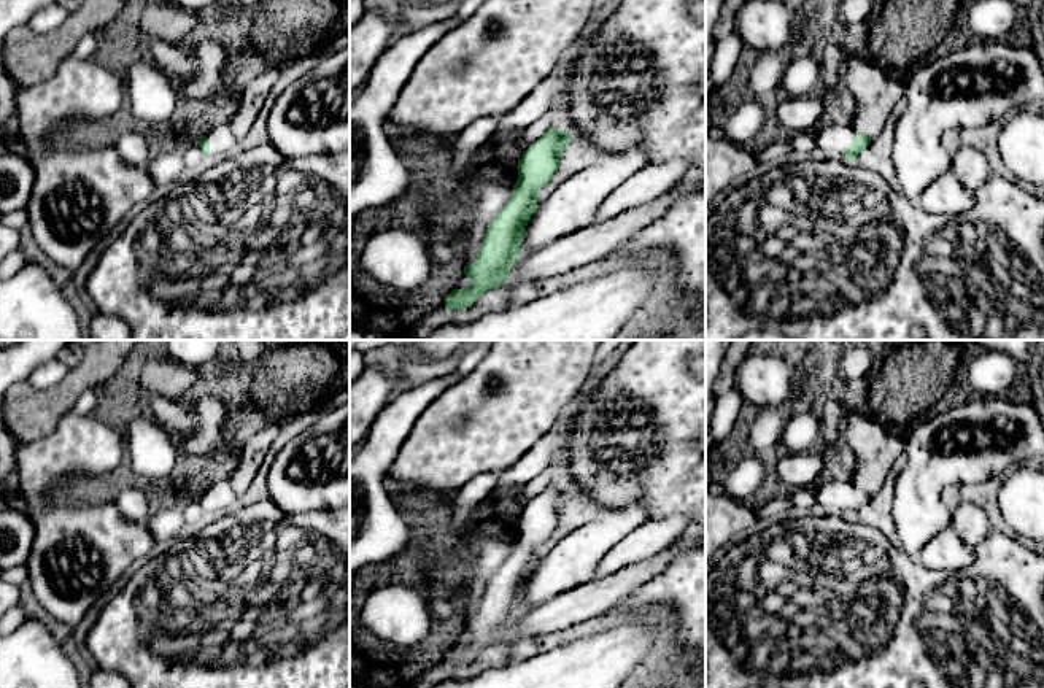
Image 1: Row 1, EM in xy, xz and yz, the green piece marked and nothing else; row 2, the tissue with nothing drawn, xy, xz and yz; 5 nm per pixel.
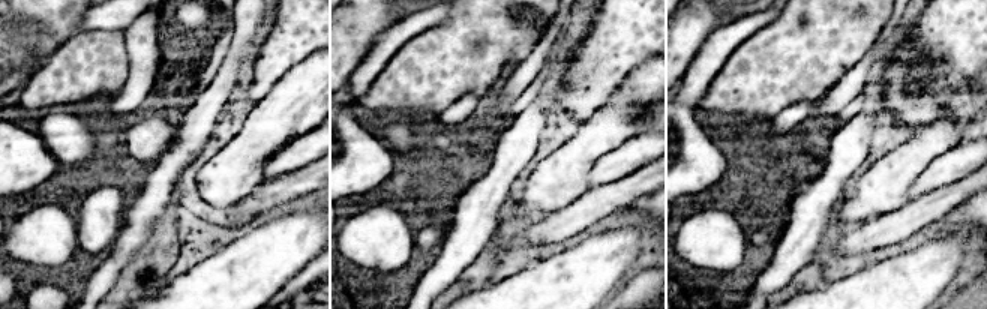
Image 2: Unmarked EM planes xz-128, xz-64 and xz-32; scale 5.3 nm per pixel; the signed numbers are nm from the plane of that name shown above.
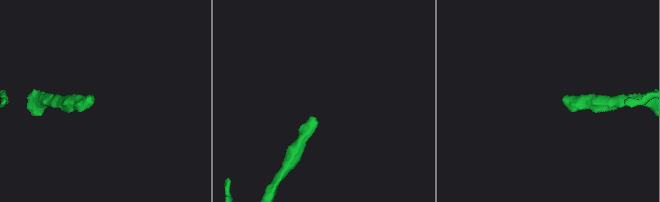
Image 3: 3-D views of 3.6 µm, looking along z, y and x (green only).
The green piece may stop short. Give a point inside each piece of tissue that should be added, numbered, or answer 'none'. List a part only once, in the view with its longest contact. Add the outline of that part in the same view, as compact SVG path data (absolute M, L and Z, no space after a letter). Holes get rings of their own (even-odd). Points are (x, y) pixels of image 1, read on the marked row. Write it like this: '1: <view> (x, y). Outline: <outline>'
1: yz (831, 139). Outline: M826 122L817 132L810 133L817 141L817 148L810 153L807 159L812 160L847 160L844 148L849 148L855 130L847 126Z

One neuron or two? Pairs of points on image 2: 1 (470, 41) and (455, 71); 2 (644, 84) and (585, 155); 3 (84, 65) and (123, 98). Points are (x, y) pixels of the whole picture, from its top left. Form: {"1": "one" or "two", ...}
{"1": "one", "2": "one", "3": "two"}

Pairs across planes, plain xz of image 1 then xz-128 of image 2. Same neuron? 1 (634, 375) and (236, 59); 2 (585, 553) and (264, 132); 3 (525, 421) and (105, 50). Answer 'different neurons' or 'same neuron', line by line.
1: different neurons
2: same neuron
3: same neuron

